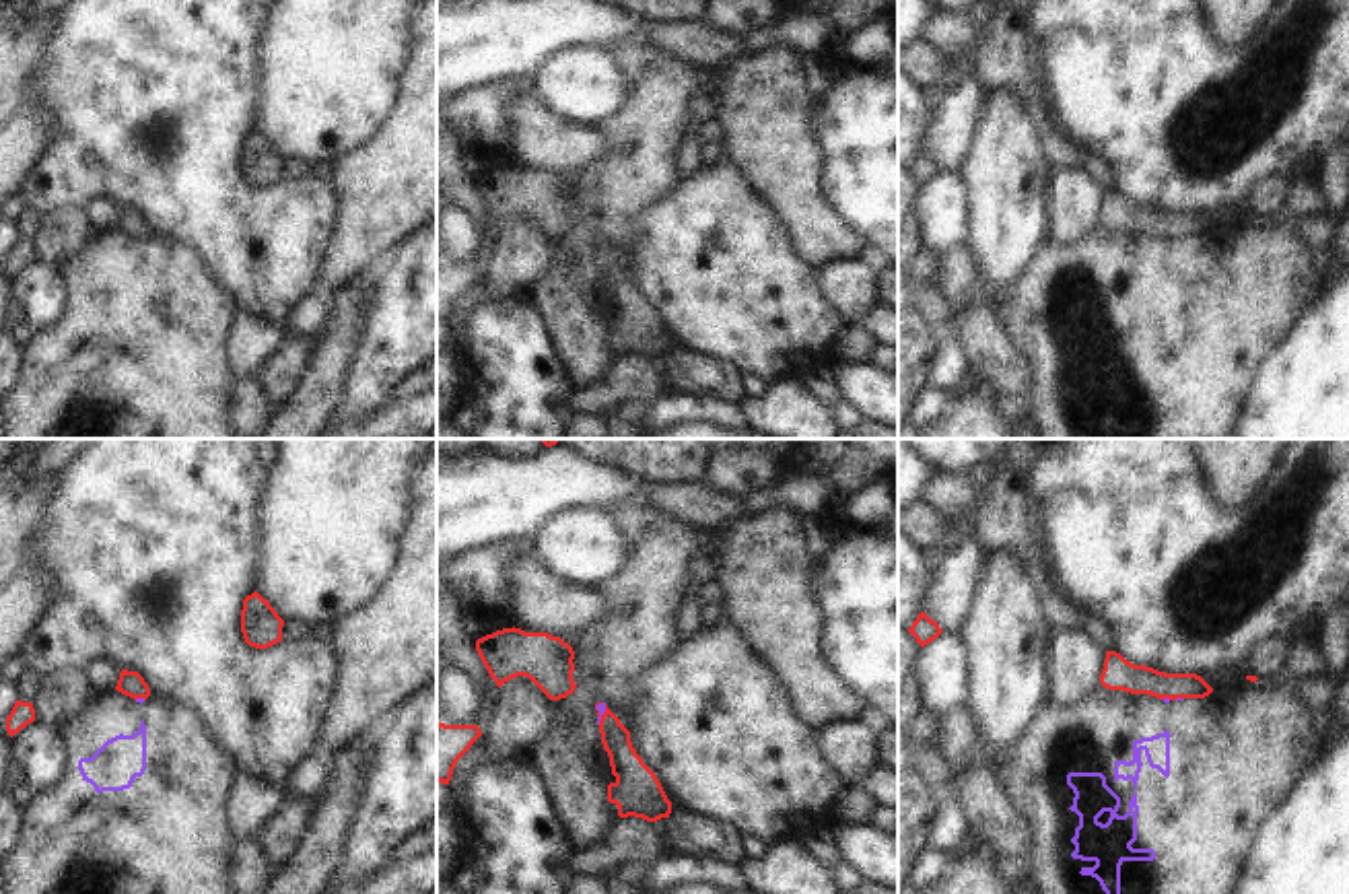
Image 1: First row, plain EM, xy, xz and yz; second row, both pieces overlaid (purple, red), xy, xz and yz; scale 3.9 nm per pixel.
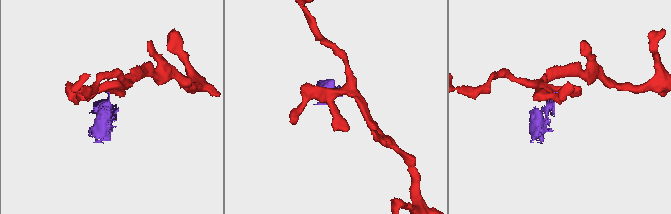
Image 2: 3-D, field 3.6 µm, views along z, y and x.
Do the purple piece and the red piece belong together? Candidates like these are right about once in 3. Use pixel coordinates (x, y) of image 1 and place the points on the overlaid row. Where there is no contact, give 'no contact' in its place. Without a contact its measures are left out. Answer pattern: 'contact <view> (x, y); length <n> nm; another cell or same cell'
contact xz (602, 713); length 90 nm; another cell

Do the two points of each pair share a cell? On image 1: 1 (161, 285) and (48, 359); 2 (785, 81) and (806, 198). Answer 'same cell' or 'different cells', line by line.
1: same cell
2: same cell

